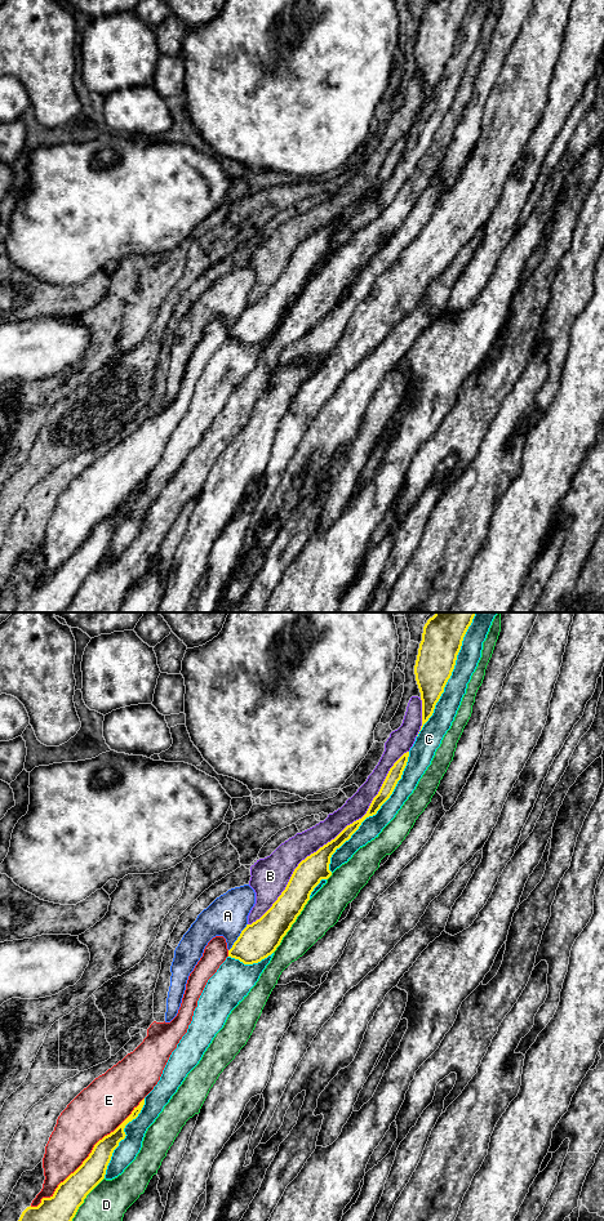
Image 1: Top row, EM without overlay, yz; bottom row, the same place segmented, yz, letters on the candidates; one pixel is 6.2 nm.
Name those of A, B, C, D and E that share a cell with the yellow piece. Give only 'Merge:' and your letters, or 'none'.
Merge: none

